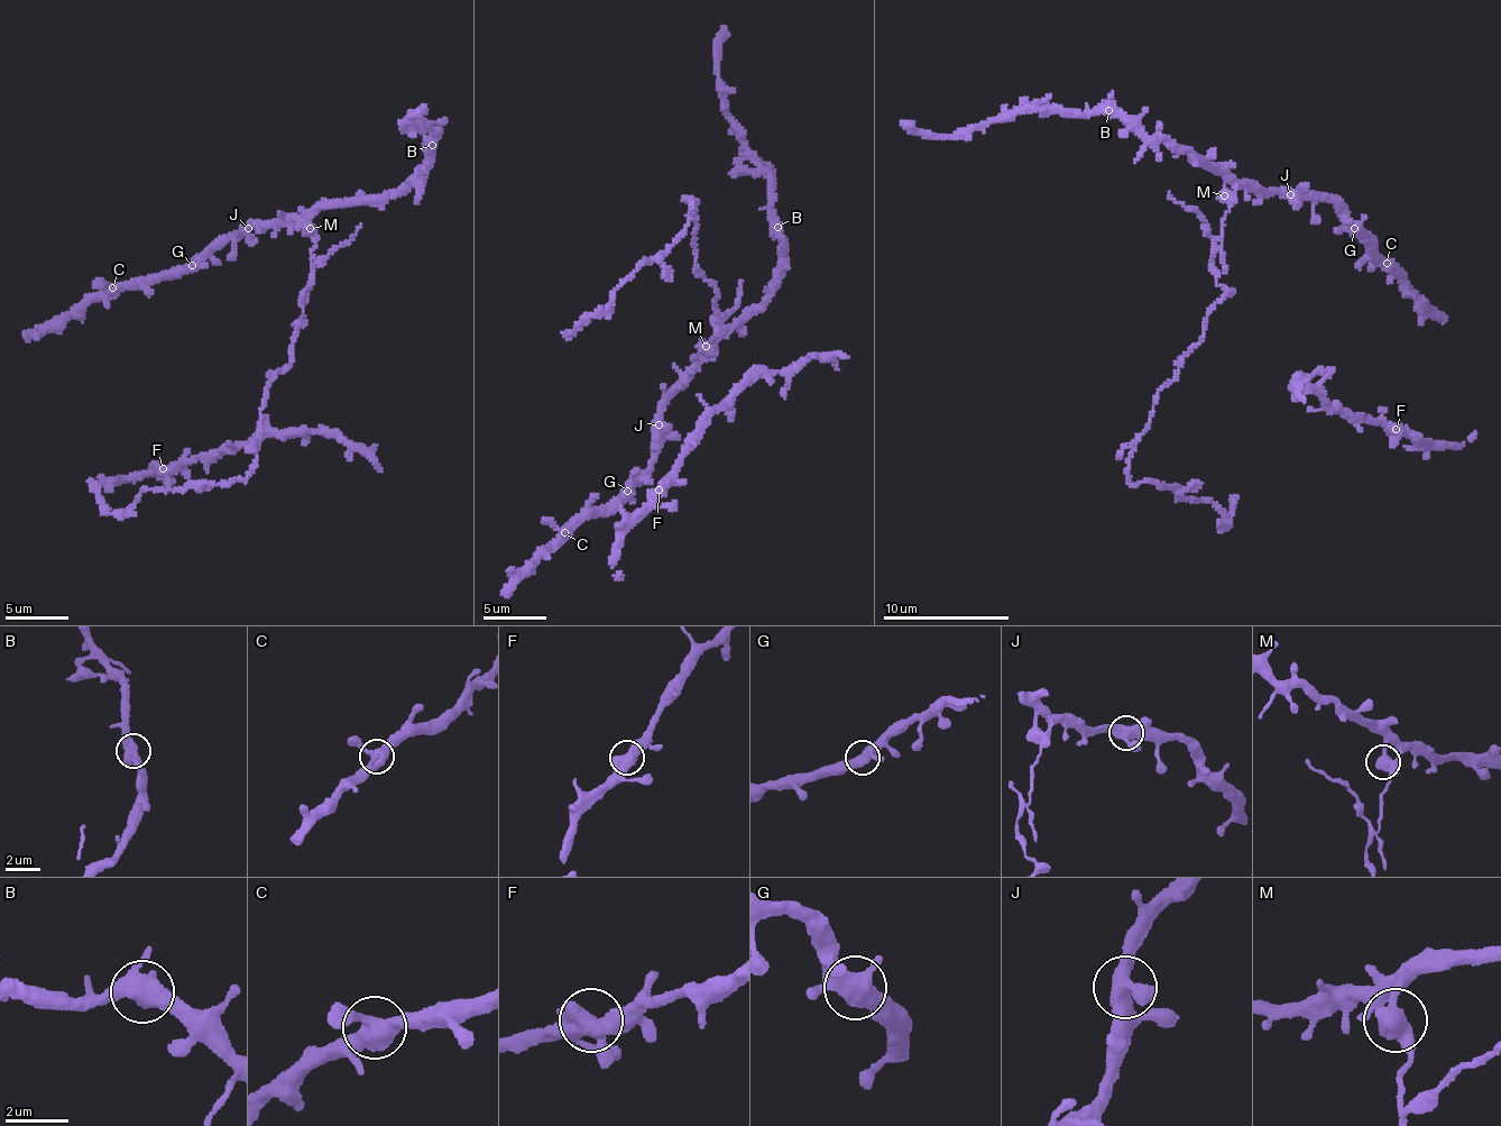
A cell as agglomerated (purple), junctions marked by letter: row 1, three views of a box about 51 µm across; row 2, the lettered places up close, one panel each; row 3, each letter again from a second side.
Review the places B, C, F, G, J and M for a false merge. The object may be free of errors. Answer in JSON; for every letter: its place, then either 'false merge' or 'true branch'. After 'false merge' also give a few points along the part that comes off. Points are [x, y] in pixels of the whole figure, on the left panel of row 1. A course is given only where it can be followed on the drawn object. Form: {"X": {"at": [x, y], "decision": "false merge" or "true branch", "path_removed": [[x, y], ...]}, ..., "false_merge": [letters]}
{"B": {"at": [432, 145], "decision": "true branch"}, "C": {"at": [112, 287], "decision": "true branch"}, "F": {"at": [163, 468], "decision": "true branch"}, "G": {"at": [192, 265], "decision": "true branch"}, "J": {"at": [248, 228], "decision": "true branch"}, "M": {"at": [310, 228], "decision": "false merge", "path_removed": [[311, 228], [293, 362], [263, 400], [250, 473], [139, 494], [123, 511], [103, 503], [90, 479]]}, "false_merge": ["M"]}

